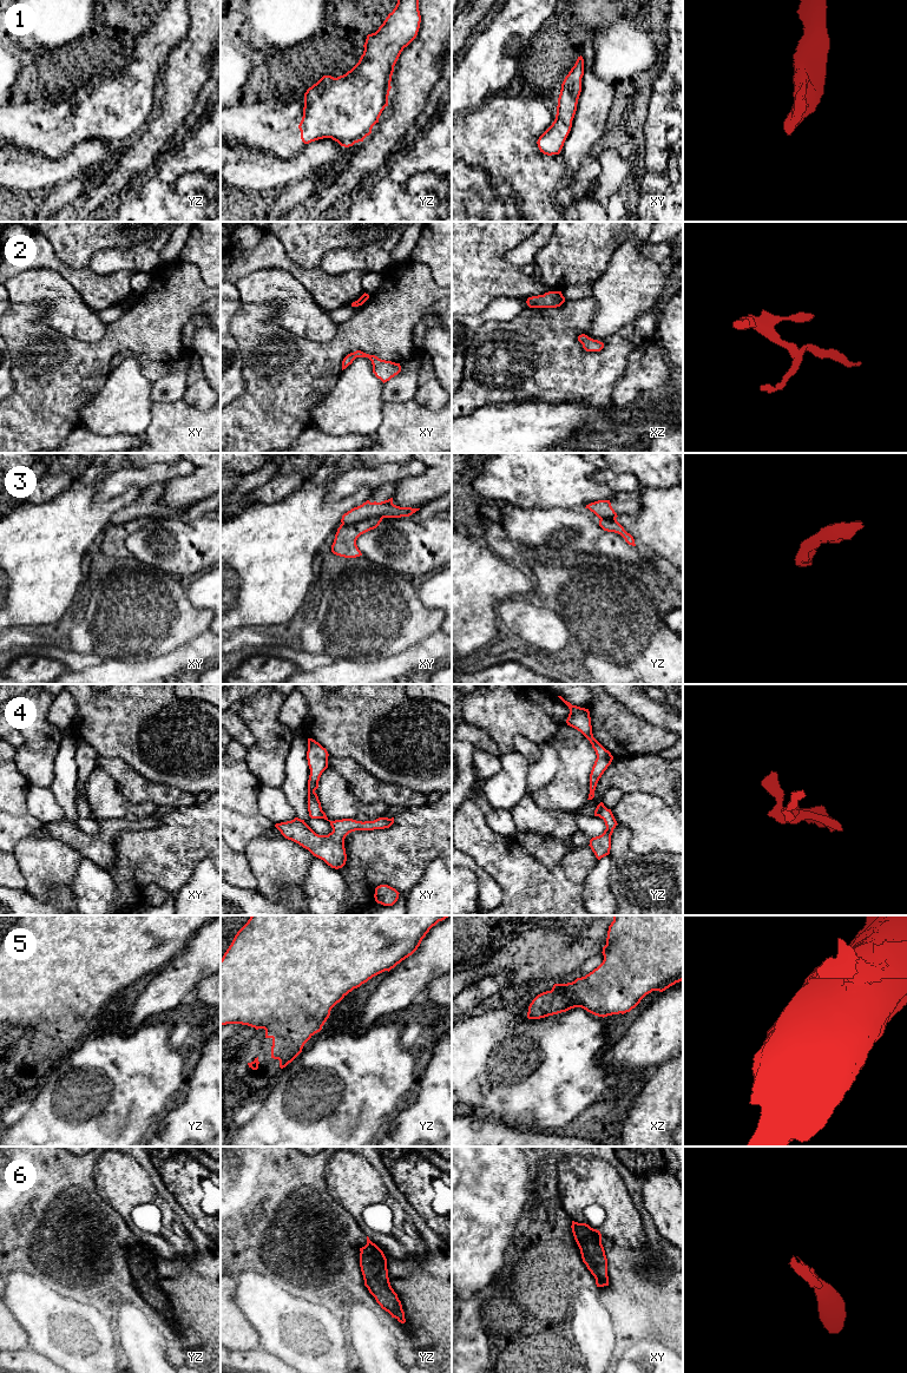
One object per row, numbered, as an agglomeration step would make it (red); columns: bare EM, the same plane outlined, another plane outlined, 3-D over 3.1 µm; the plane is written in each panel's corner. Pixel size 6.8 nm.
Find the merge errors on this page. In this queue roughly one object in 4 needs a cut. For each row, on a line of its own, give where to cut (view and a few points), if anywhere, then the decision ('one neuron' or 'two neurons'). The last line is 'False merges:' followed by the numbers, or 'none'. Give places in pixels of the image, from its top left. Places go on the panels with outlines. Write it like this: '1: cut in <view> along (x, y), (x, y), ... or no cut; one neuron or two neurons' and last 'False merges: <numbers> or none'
1: no cut; one neuron
2: no cut; one neuron
3: cut in xy along (382, 518), (368, 517), (360, 523), (341, 524); two neurons
4: no cut; one neuron
5: no cut; one neuron
6: no cut; one neuron
False merges: 3

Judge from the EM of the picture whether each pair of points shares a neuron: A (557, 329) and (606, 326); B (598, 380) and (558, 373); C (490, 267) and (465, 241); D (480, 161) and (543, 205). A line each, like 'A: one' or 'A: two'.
A: two
B: one
C: one
D: one

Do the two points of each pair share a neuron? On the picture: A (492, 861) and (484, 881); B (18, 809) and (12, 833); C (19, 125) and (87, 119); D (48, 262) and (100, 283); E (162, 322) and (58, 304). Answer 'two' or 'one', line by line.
A: two
B: two
C: one
D: one
E: two

